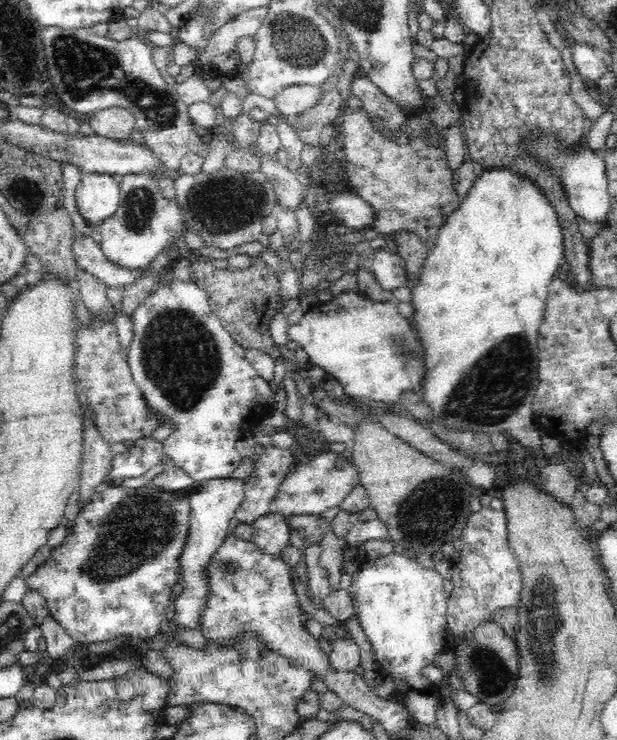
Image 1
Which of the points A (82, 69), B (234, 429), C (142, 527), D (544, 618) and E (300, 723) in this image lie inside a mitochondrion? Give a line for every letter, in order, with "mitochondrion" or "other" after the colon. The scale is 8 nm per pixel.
A: mitochondrion
B: other
C: mitochondrion
D: mitochondrion
E: other

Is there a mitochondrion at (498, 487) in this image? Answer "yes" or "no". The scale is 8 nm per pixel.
no

